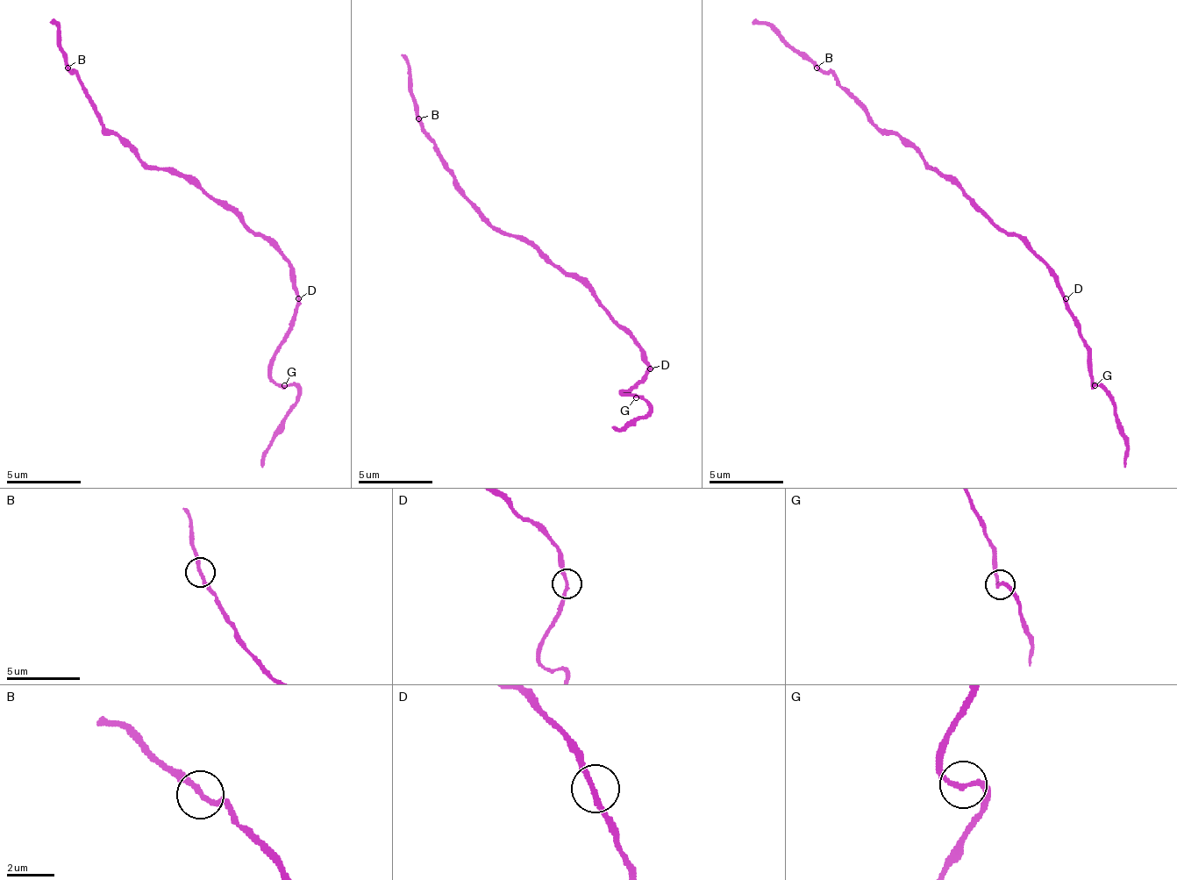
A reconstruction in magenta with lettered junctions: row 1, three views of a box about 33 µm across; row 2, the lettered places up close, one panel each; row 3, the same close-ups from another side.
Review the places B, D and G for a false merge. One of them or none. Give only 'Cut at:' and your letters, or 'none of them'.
Cut at: none of them

